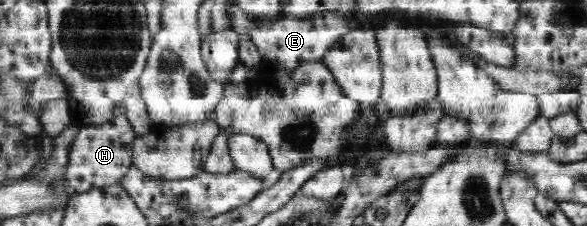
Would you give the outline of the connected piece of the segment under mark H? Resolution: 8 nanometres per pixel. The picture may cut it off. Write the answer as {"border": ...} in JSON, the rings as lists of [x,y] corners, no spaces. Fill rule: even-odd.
{"border":[[[116,107],[111,122],[102,125],[83,126],[72,141],[69,159],[65,166],[64,178],[72,186],[72,191],[85,193],[90,189],[117,185],[125,177],[125,173],[132,166],[133,152],[130,147],[135,141],[136,133],[129,124],[123,107]]]}

